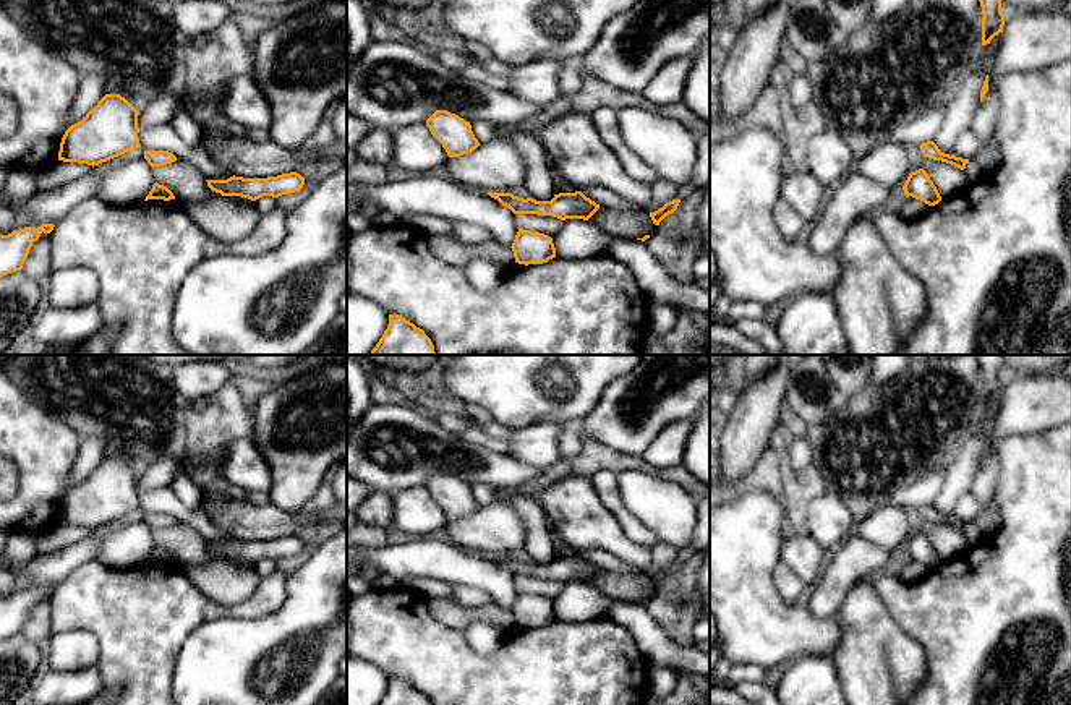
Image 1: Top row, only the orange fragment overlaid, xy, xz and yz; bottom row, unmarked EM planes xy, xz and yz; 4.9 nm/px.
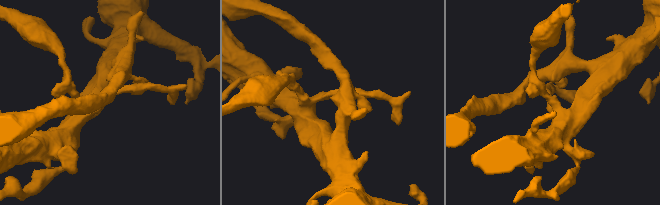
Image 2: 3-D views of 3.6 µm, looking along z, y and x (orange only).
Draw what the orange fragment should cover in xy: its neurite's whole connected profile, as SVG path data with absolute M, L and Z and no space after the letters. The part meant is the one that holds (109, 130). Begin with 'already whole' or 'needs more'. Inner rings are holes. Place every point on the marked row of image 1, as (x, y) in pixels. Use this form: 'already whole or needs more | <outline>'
already whole | M105 94L60 143L58 160L99 165L141 147L139 112L120 94Z

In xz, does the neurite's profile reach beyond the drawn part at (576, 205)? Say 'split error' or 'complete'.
complete

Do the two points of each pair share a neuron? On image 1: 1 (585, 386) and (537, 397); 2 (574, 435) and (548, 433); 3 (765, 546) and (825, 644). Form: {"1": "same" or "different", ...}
{"1": "same", "2": "different", "3": "same"}

